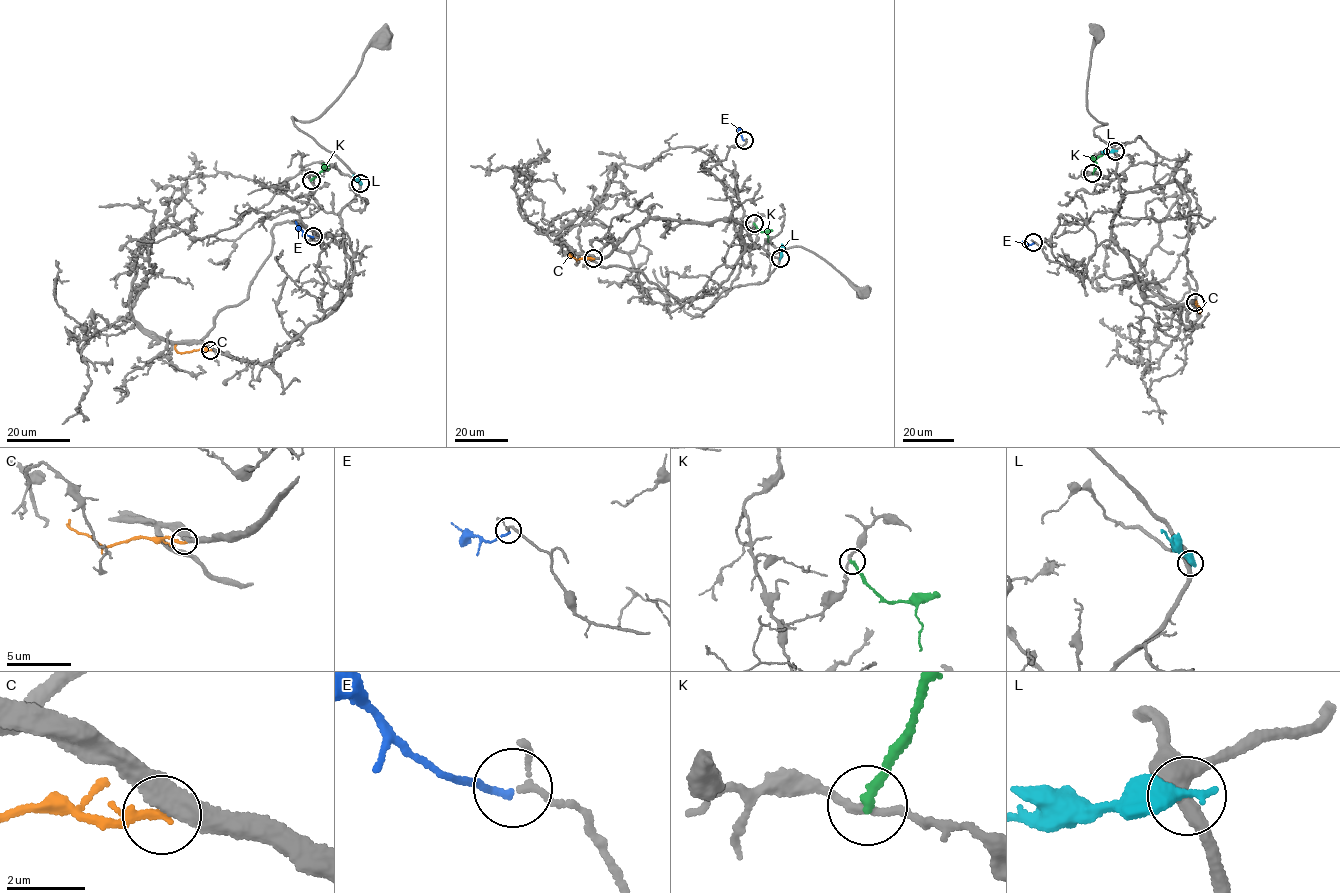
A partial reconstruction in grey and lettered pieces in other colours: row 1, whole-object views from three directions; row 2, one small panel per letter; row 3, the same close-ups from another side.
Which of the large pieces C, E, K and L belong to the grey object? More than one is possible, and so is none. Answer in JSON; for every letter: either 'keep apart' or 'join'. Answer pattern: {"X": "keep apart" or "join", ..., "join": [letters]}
{"C": "keep apart", "E": "join", "K": "keep apart", "L": "keep apart", "join": ["E"]}

